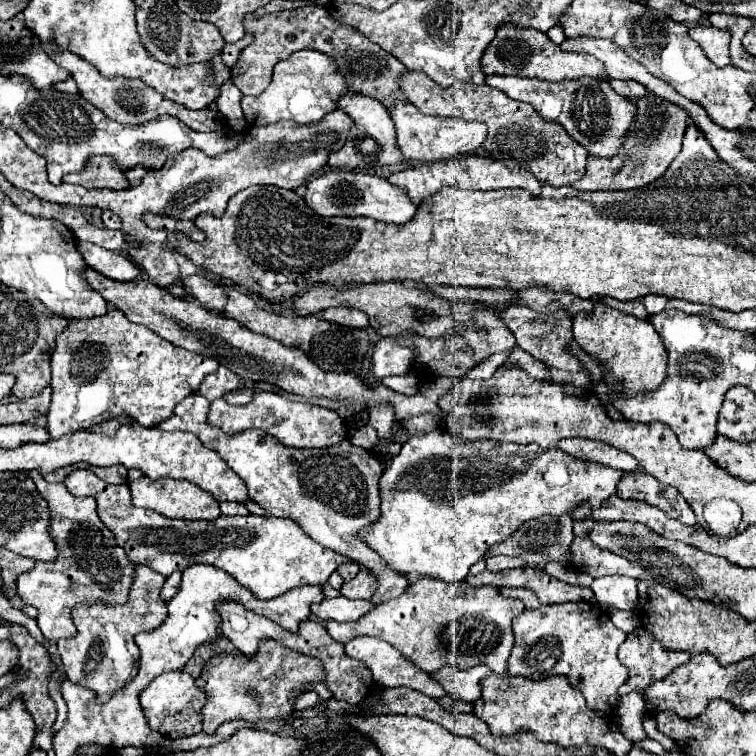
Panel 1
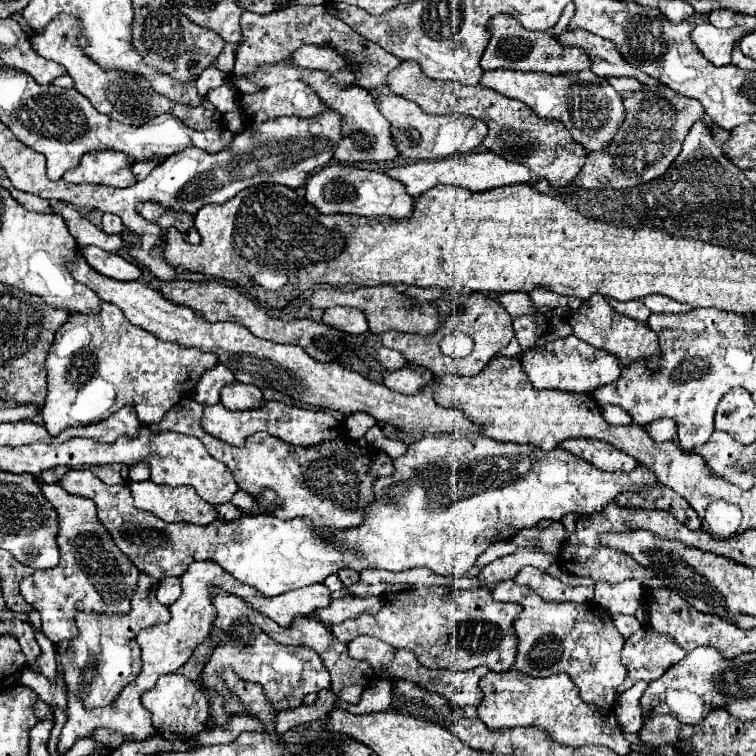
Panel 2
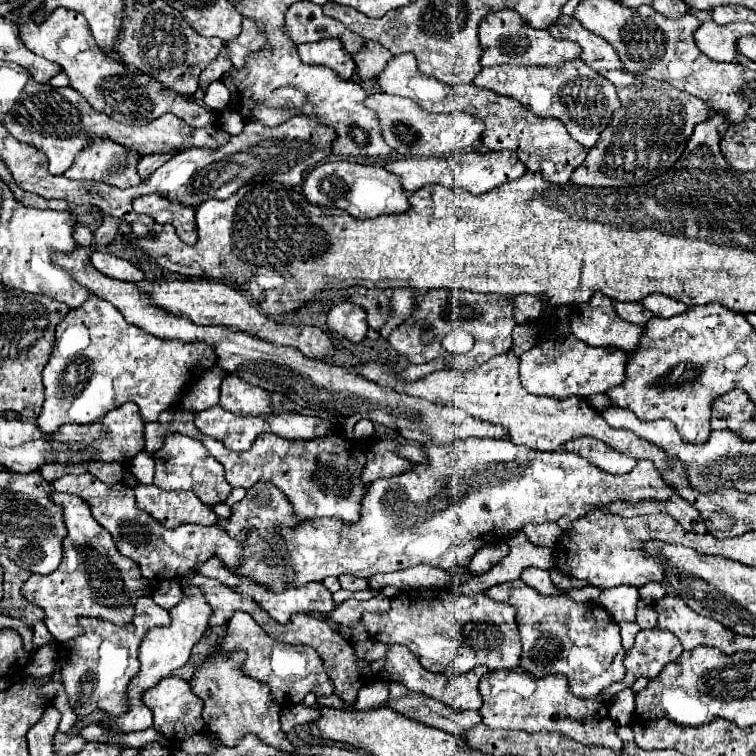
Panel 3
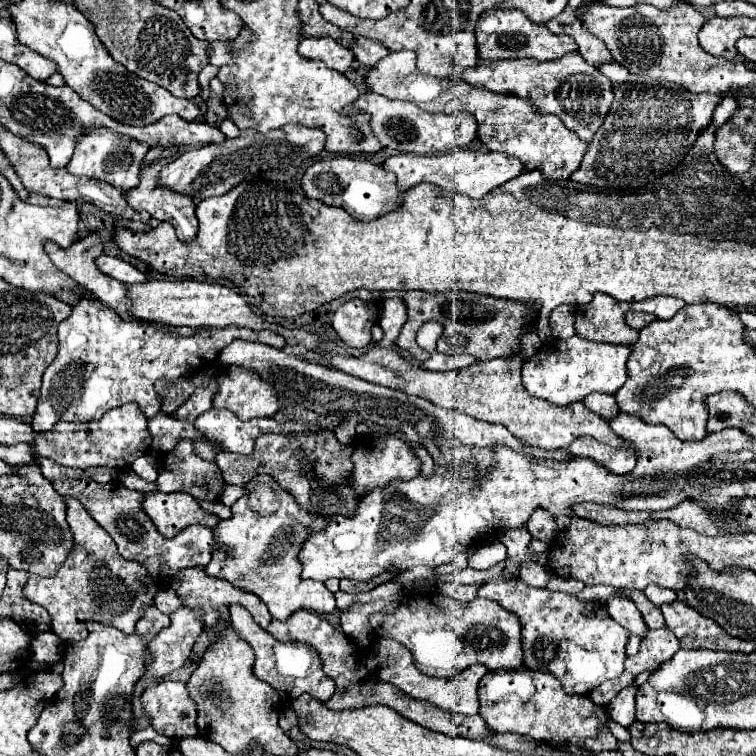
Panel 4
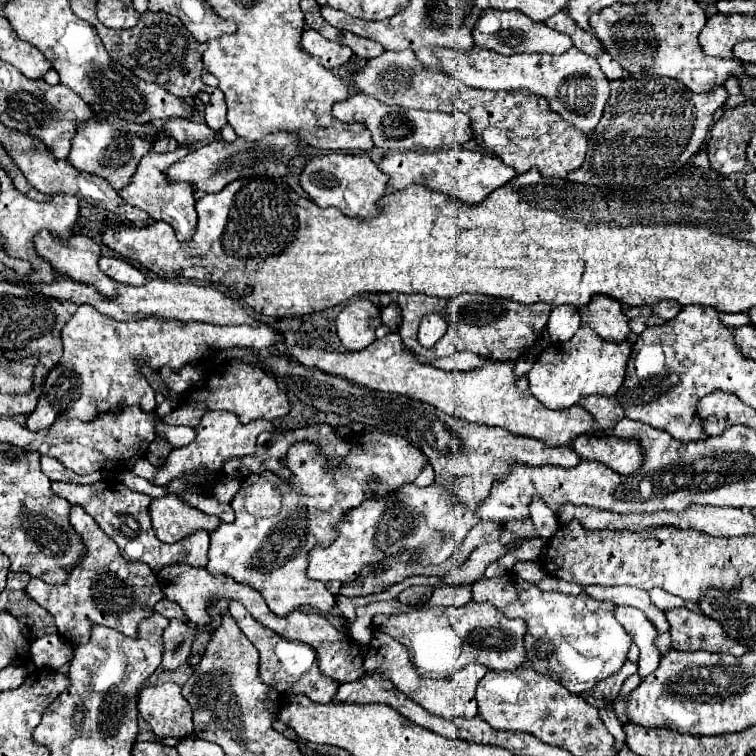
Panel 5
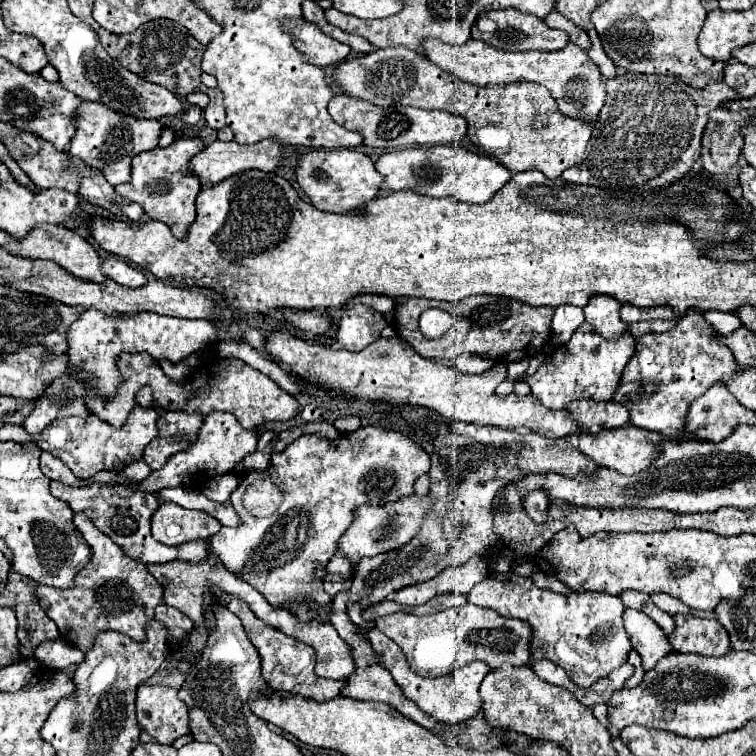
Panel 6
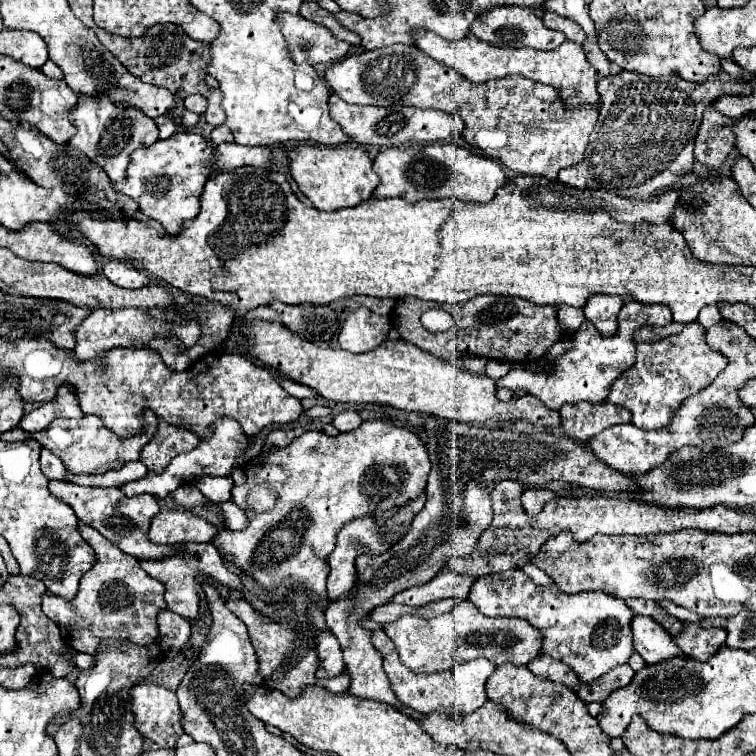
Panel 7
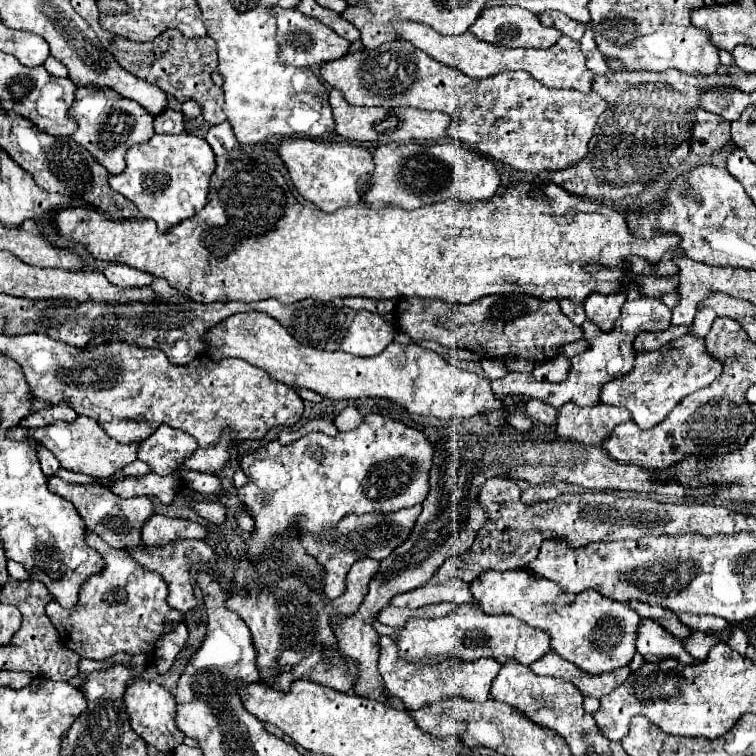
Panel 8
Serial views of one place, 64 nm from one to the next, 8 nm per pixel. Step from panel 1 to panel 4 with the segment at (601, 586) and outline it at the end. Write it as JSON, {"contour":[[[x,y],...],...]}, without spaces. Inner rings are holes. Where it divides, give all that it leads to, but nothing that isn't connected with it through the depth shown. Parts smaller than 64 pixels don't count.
{"contour":[[[614,596],[606,602],[606,608],[610,612],[610,616],[622,624],[630,634],[644,638],[644,632],[648,632],[648,626],[644,624],[644,618],[640,616],[640,610],[632,604],[632,600],[622,598],[622,596]]]}

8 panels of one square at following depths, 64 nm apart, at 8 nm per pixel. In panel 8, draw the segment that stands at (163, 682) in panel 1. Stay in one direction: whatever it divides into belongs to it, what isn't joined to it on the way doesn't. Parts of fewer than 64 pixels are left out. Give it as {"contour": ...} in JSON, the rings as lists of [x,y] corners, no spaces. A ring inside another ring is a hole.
{"contour":[[[136,680],[126,688],[124,704],[126,704],[126,712],[132,728],[136,730],[138,736],[146,740],[146,744],[154,746],[160,752],[174,752],[176,746],[182,744],[184,734],[176,728],[176,722],[174,722],[176,700],[170,696],[170,692],[164,686],[148,680]]]}

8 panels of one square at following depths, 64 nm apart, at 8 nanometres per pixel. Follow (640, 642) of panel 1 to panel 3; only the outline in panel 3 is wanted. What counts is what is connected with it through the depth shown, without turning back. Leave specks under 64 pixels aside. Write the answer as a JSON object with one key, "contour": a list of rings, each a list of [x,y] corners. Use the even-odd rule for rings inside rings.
{"contour":[[[662,628],[640,630],[636,636],[636,646],[624,660],[626,676],[624,676],[624,680],[612,684],[606,690],[608,698],[616,696],[624,688],[630,688],[636,682],[636,678],[640,678],[640,676],[646,676],[646,678],[658,676],[660,670],[668,662],[676,660],[680,654],[682,654],[680,640],[672,632],[662,630]]]}

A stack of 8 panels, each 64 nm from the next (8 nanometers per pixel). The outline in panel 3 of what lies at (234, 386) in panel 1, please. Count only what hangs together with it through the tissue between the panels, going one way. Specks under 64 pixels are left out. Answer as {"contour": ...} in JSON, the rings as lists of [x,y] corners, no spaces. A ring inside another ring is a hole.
{"contour":[[[214,366],[206,370],[200,376],[198,382],[192,386],[192,390],[182,398],[184,408],[192,408],[192,412],[202,412],[206,408],[216,406],[220,398],[220,382],[224,378],[224,372]]]}

